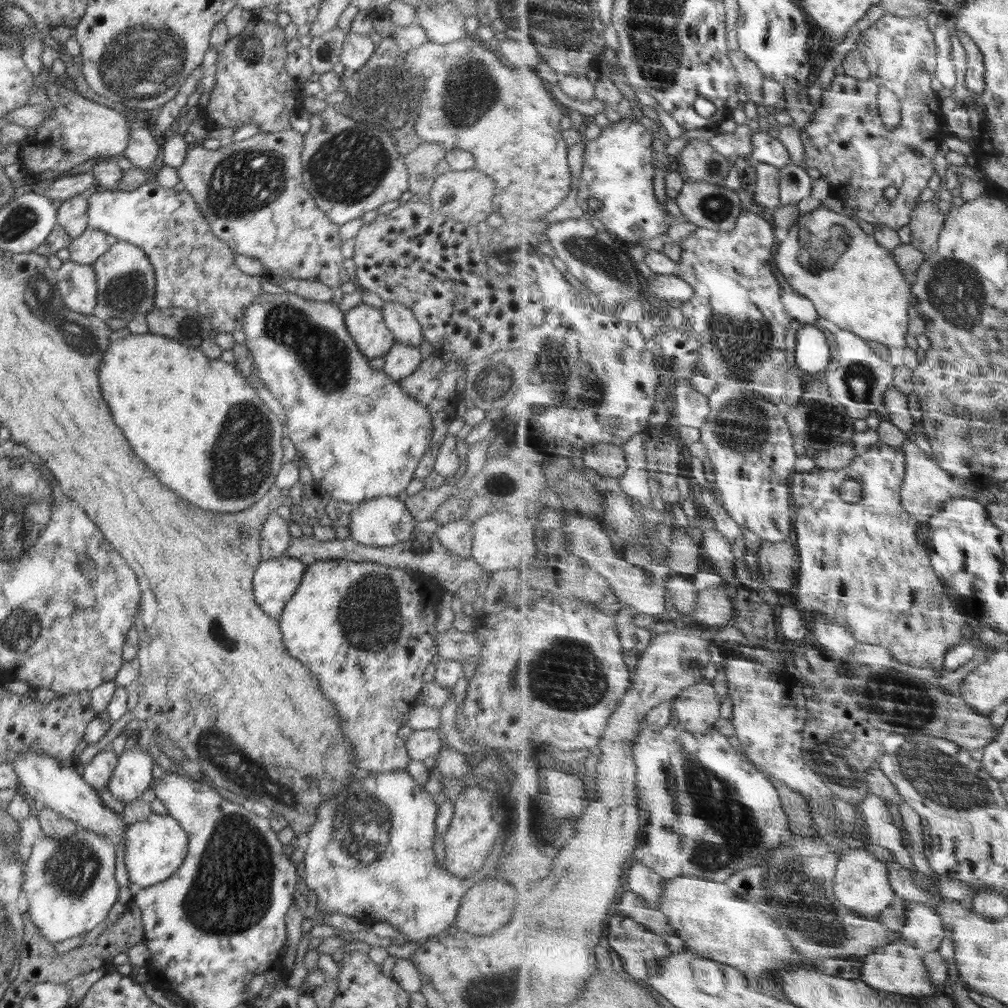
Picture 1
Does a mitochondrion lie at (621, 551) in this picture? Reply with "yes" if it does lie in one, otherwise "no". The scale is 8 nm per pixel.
no

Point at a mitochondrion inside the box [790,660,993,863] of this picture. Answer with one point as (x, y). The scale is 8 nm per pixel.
(906, 704)

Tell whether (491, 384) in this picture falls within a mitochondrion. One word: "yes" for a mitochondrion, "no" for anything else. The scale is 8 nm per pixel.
yes

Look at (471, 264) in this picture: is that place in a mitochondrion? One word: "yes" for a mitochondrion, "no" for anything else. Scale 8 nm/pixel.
no

